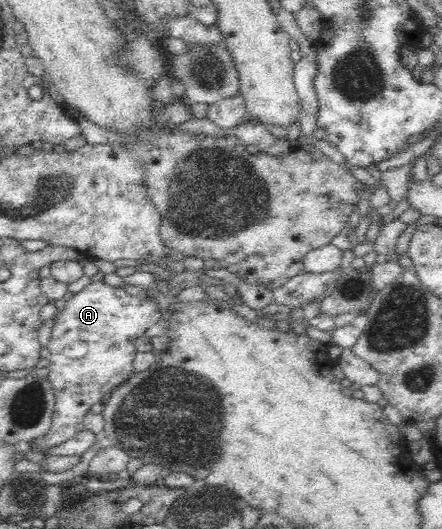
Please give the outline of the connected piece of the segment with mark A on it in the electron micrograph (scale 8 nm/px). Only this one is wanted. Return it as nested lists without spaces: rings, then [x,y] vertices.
[[[104,280],[92,282],[81,292],[70,295],[63,304],[60,304],[59,311],[55,316],[52,336],[50,338],[46,355],[50,359],[47,366],[49,370],[48,380],[57,394],[57,408],[52,414],[52,426],[42,436],[30,442],[30,448],[37,446],[41,452],[47,452],[52,447],[64,444],[66,440],[74,438],[79,432],[85,430],[84,418],[92,410],[95,404],[104,405],[111,398],[112,392],[125,384],[135,373],[134,356],[138,350],[134,347],[137,338],[144,337],[146,331],[152,328],[161,317],[162,306],[156,306],[155,300],[150,296],[146,299],[132,297],[124,289],[112,288],[104,283]]]

